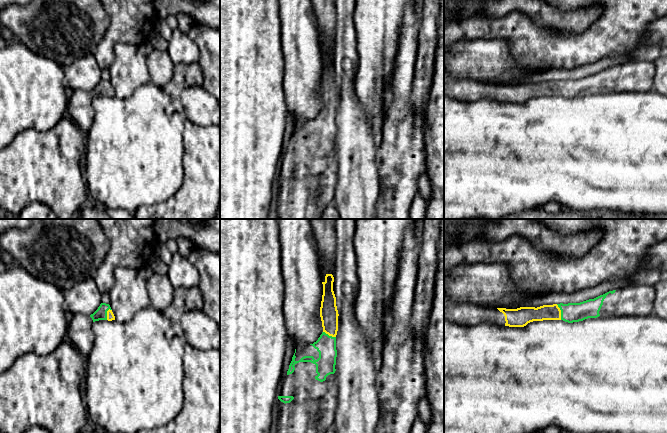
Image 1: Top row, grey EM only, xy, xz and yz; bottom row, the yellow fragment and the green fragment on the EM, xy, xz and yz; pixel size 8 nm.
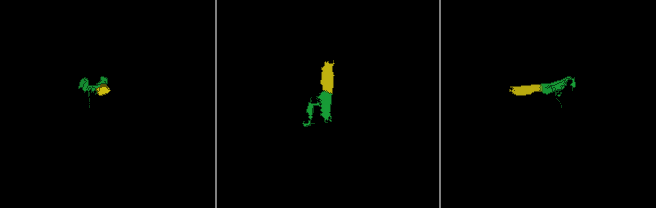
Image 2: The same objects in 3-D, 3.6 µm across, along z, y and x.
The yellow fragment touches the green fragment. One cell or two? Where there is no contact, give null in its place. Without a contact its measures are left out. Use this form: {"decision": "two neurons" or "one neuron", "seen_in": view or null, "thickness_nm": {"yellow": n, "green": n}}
{"decision": "one neuron", "seen_in": "yz", "thickness_nm": {"yellow": 130, "green": 160}}

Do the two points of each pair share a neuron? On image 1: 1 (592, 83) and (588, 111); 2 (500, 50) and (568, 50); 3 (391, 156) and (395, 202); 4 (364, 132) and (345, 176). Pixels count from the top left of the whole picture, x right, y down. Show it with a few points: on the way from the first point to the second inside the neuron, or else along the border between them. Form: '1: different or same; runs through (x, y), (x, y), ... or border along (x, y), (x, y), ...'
1: different; border along (600, 91), (594, 94), (567, 98)
2: different; border along (488, 39), (503, 39), (510, 55), (524, 68)
3: same; runs through (396, 167), (396, 191)
4: same; runs through (355, 143), (355, 165)

